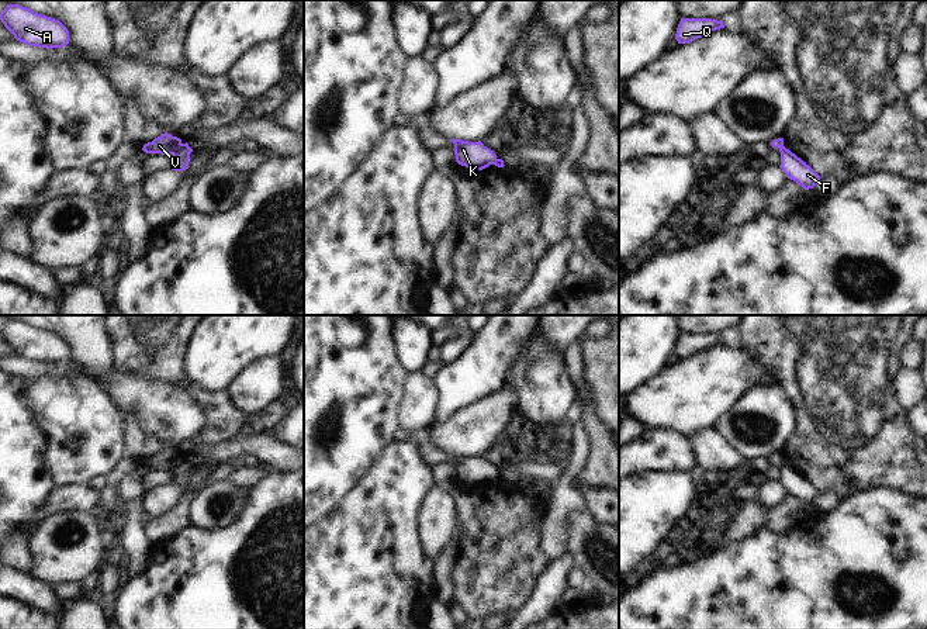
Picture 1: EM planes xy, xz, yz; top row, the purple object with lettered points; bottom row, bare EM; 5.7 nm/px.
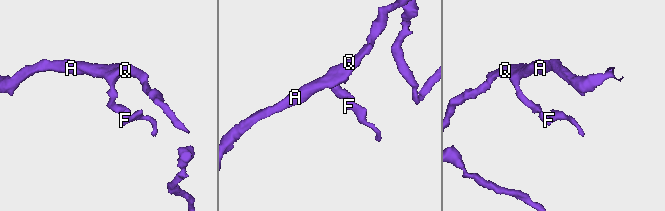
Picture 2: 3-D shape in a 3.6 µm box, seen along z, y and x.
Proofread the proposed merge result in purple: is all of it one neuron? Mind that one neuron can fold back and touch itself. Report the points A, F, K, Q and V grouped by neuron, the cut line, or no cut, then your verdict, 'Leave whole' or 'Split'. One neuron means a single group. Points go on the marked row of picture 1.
Groups: A K Q V / F. Split along xy (182, 144), (172, 154). Split

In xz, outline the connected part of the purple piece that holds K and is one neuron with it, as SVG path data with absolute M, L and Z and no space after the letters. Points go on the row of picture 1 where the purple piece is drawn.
M450 139L454 144L456 162L461 166L482 170L494 165L497 155L487 146L478 142L468 142L463 139Z

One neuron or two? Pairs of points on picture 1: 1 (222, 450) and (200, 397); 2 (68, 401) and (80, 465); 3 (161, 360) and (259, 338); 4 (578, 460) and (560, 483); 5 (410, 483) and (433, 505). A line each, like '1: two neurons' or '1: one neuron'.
1: two neurons
2: one neuron
3: two neurons
4: one neuron
5: two neurons

